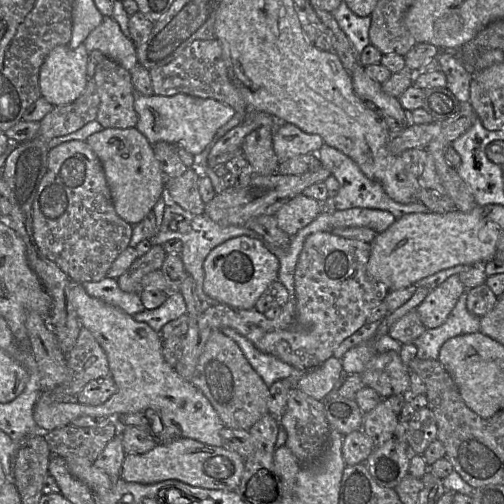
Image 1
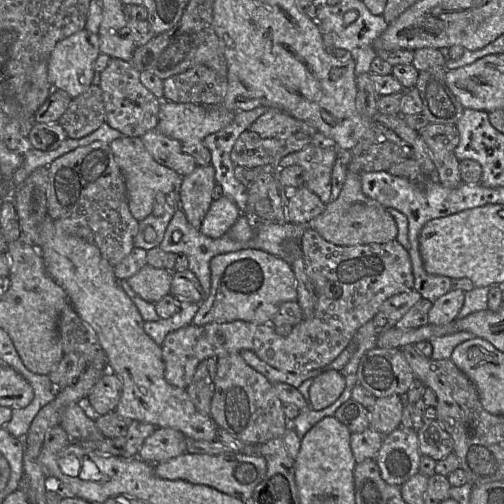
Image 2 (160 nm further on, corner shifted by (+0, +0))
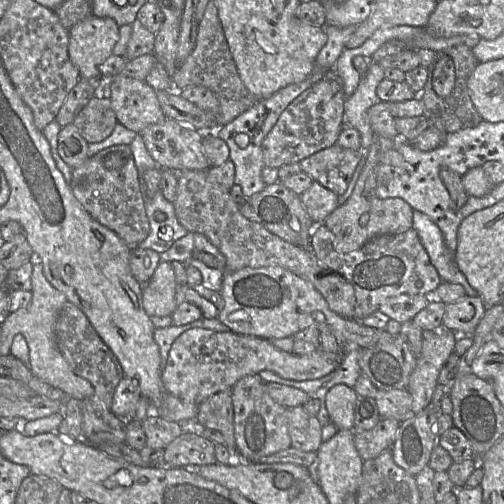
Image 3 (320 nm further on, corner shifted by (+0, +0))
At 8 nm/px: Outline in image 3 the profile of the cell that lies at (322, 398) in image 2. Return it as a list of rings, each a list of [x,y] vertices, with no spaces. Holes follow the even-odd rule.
[[[343,384],[331,387],[325,395],[325,408],[338,430],[354,431],[354,408],[358,395]]]

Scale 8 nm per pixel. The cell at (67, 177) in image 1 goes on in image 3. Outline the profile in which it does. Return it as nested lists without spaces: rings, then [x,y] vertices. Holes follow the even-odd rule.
[[[114,145],[100,150],[83,164],[72,168],[71,190],[93,219],[115,232],[135,250],[150,232],[140,172],[129,145]]]

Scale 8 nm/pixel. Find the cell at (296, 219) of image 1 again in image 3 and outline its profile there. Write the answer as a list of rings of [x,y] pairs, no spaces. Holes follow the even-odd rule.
[[[318,182],[300,195],[310,219],[320,225],[339,206],[338,195]]]

